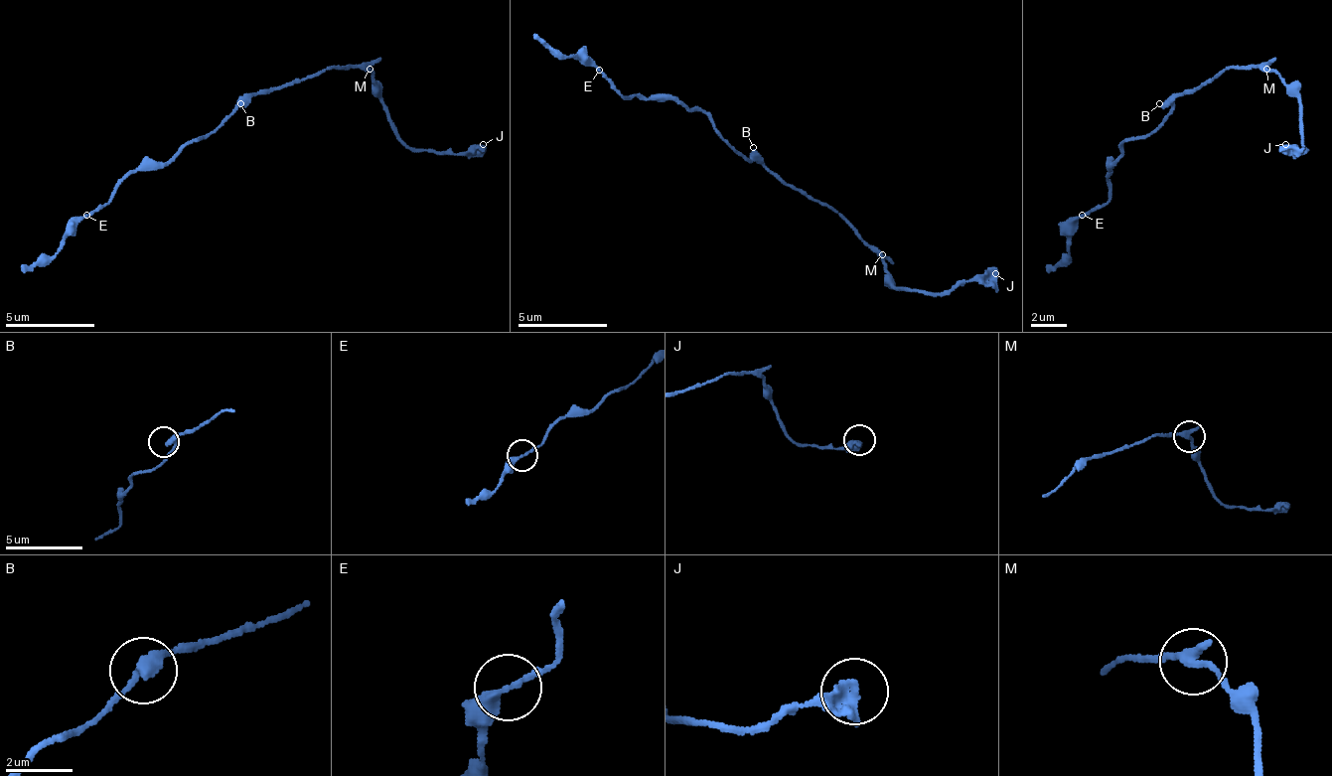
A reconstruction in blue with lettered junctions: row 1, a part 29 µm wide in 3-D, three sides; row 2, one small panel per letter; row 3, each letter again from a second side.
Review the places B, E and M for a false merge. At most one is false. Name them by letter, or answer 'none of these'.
M

